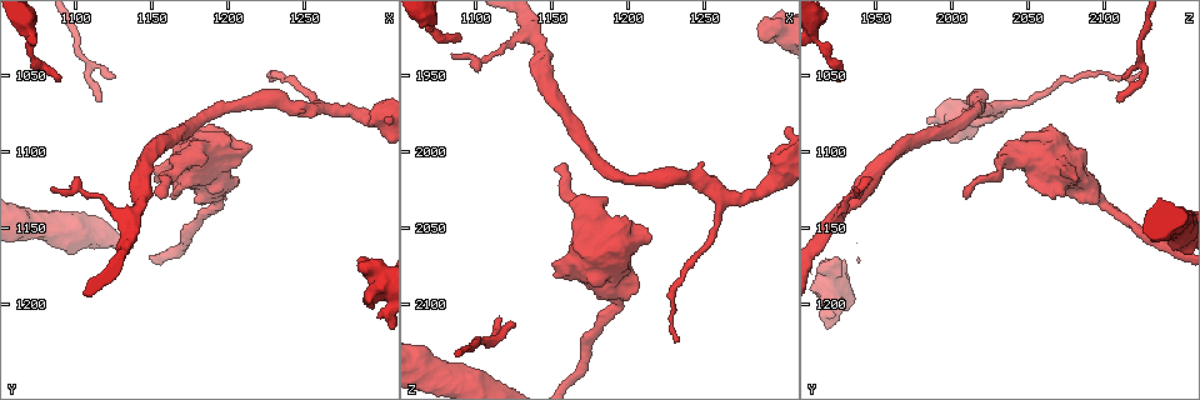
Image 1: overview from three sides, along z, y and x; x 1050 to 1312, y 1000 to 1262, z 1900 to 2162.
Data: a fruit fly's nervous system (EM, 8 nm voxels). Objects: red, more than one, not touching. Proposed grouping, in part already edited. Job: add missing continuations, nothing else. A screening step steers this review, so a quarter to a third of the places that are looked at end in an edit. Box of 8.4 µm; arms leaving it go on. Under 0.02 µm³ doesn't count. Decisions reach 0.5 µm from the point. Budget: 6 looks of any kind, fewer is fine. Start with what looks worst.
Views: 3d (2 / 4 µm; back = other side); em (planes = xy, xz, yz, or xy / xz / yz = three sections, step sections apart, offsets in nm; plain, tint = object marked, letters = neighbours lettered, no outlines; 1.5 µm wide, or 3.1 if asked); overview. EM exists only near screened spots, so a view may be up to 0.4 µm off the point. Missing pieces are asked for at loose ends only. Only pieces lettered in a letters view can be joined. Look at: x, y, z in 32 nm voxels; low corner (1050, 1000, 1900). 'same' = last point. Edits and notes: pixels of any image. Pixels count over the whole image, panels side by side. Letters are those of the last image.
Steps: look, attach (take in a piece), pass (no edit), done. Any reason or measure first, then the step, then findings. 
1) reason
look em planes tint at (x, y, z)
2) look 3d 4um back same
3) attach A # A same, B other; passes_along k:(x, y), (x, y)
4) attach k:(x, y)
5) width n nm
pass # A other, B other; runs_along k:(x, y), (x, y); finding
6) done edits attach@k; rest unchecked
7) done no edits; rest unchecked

branch stops here
look em planes tint at (1154, 1128, 2010)

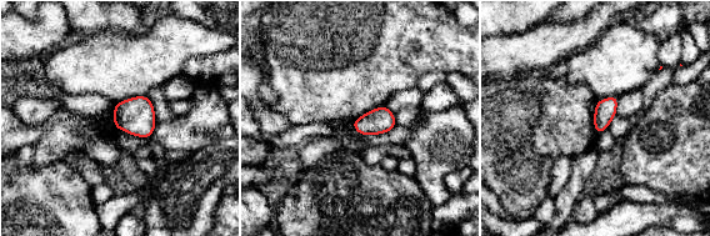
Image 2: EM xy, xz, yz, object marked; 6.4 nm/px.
what lies round it
look em planes letters same

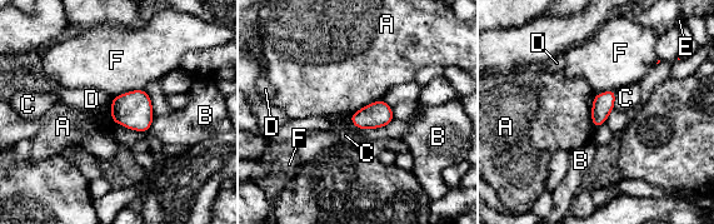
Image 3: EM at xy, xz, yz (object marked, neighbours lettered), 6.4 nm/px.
width 140 nm
pass # A other, B other, C other, D other, E other, F other; border 3:(383, 98), (362, 106), (350, 117); none of them fits

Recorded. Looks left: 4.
free end
look em planes letters at (1162, 1130, 2064)

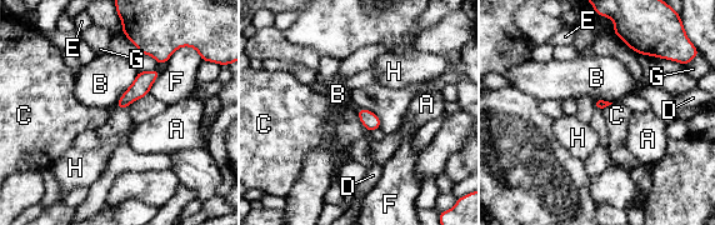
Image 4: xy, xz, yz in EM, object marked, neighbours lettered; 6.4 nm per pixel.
longest_contact B 280 nm
pass # A other, B other, C other, D other, E other, F other, G other, H other; border 4:(355, 111), (360, 123), (368, 130); none of them fits

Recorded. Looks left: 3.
thin end
look em planes letters at (1088, 1052, 1928)

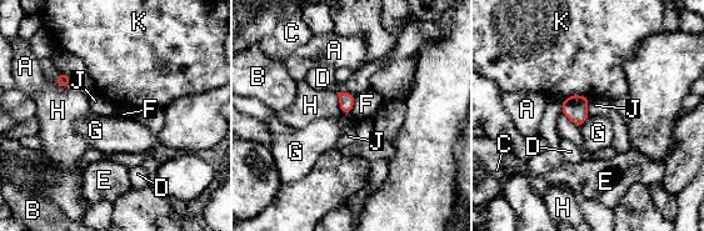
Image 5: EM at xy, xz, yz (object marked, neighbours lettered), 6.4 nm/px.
width 100 nm
pass # A other, B other, C other, D other, E other, F other, G other, H other, J other, K other; border 5:(340, 111), (350, 113); none of them fits

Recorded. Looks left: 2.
done no edits; rest unchecked

